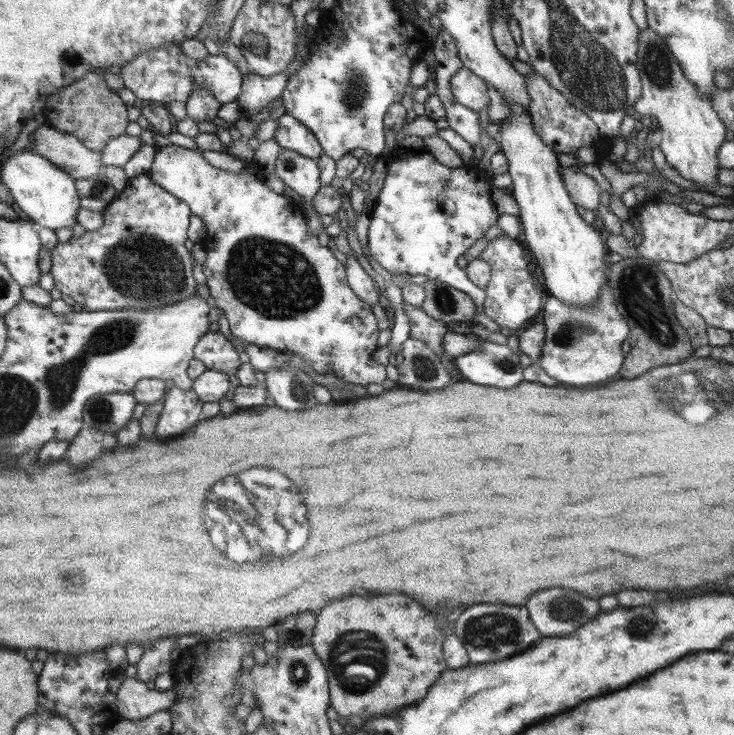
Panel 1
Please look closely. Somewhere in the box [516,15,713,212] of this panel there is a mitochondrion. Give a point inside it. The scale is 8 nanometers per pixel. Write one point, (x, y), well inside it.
(657, 66)

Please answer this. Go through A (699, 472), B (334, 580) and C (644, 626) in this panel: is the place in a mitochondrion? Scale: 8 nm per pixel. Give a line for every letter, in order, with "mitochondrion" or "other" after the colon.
A: other
B: other
C: mitochondrion

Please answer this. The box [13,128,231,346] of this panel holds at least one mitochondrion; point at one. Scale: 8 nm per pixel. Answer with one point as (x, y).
(145, 268)

